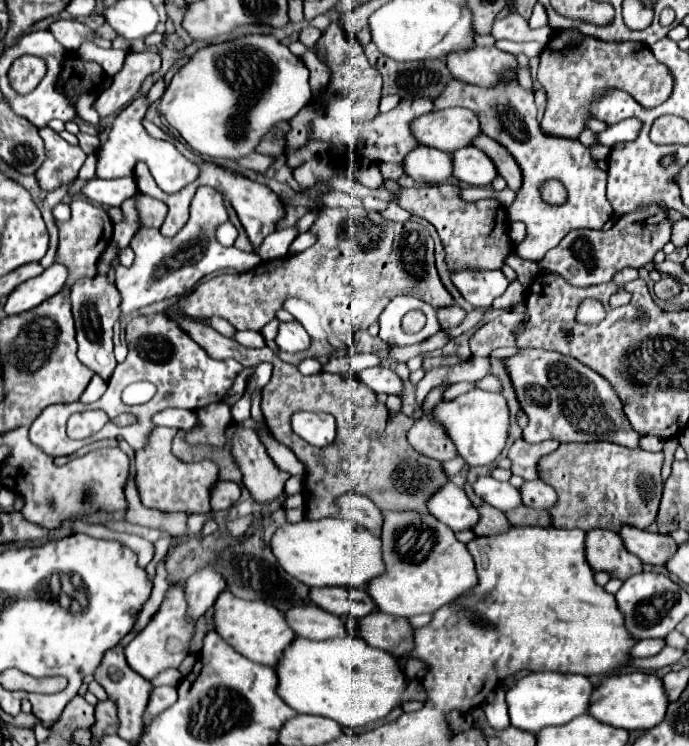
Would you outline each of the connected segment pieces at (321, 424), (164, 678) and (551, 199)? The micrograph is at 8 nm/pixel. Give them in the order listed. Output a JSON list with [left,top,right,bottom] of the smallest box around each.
[[291,412,333,448],[151,670,181,686],[541,180,565,204]]

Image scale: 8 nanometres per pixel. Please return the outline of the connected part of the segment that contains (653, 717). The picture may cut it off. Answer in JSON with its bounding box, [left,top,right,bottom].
[589,672,669,730]

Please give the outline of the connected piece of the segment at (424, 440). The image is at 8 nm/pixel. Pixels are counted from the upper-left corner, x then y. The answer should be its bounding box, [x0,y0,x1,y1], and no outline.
[407,386,457,462]

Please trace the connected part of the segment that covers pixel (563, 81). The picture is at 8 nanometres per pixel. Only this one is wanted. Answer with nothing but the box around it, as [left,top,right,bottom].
[537,28,673,138]

